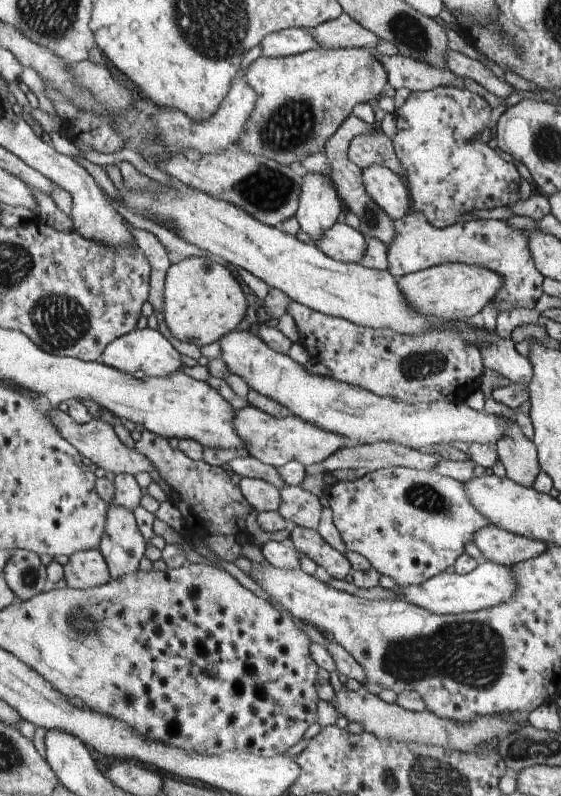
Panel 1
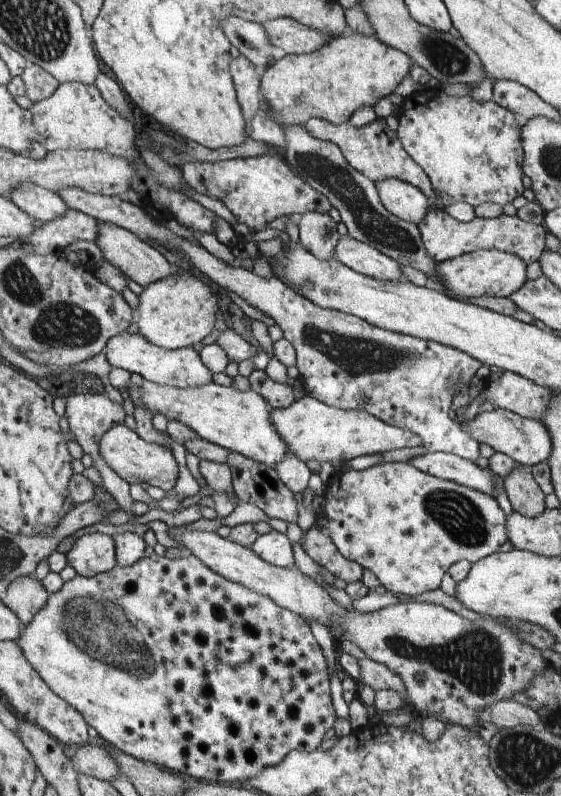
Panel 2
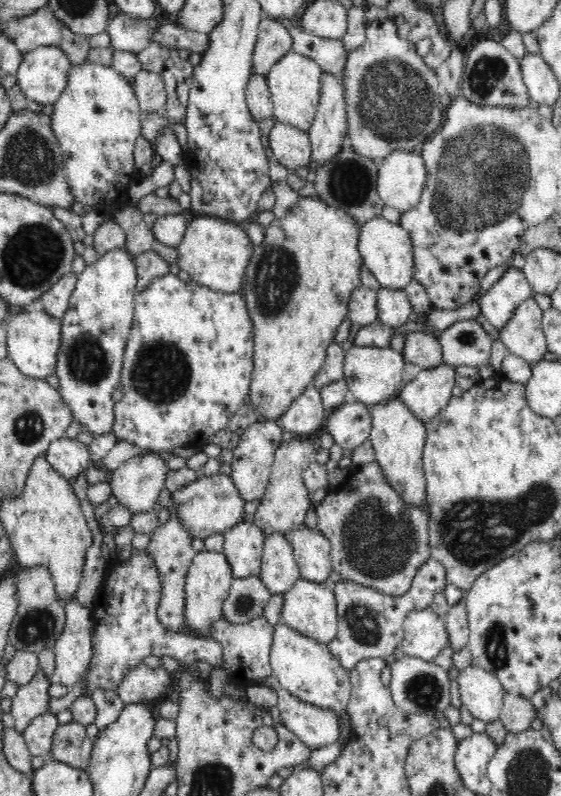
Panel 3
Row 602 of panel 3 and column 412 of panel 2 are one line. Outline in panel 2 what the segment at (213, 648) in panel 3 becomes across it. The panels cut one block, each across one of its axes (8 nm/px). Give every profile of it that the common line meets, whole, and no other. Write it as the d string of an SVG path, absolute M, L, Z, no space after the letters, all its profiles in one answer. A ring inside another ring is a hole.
M424 88L406 97L398 111L398 138L403 149L428 175L441 208L456 202L468 202L474 208L484 202L495 202L503 207L524 194L523 170L520 170L524 156L521 132L516 128L514 114L506 107L494 100L474 100L469 94L448 97Z

